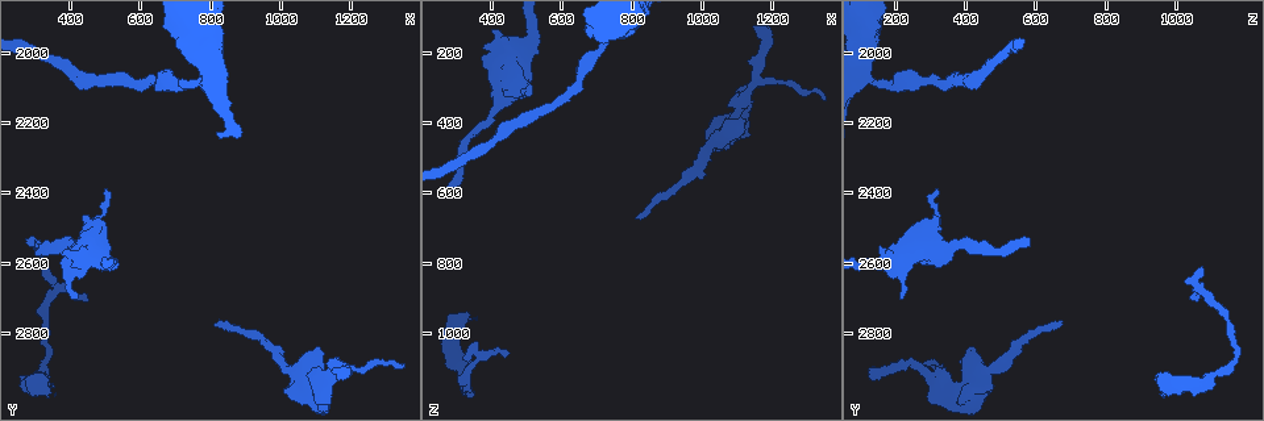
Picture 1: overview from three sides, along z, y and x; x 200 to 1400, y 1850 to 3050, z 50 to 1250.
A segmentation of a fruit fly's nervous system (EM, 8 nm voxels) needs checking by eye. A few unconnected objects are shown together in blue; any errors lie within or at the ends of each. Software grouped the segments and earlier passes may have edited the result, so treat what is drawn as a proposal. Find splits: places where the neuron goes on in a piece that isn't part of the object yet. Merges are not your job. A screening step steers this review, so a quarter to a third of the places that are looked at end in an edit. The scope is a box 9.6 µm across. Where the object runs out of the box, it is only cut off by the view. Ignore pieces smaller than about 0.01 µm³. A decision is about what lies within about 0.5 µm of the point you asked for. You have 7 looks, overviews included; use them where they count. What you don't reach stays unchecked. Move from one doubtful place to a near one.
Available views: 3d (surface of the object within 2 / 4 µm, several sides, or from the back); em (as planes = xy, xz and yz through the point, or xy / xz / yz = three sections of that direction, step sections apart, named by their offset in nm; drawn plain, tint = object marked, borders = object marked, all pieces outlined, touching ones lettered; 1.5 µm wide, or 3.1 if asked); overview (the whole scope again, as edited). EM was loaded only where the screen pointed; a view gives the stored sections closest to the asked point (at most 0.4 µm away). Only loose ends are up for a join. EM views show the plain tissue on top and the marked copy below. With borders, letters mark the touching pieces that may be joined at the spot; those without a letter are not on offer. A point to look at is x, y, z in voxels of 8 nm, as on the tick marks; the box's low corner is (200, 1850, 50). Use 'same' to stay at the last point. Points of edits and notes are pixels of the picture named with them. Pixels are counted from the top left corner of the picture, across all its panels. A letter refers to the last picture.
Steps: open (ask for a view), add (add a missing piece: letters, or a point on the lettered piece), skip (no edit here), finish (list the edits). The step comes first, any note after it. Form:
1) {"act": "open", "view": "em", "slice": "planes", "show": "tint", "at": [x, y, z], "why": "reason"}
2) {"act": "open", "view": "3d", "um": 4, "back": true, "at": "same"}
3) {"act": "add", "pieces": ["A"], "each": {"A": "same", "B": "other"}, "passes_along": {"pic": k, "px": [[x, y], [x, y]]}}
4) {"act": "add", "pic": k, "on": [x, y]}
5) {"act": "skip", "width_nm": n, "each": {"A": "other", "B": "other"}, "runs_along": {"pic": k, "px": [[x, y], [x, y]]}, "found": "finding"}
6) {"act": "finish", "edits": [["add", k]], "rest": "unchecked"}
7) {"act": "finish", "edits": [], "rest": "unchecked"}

{"act": "open", "view": "em", "slice": "yz", "step": 4, "show": "borders", "at": [1140, 2900, 130], "why": "free end"}

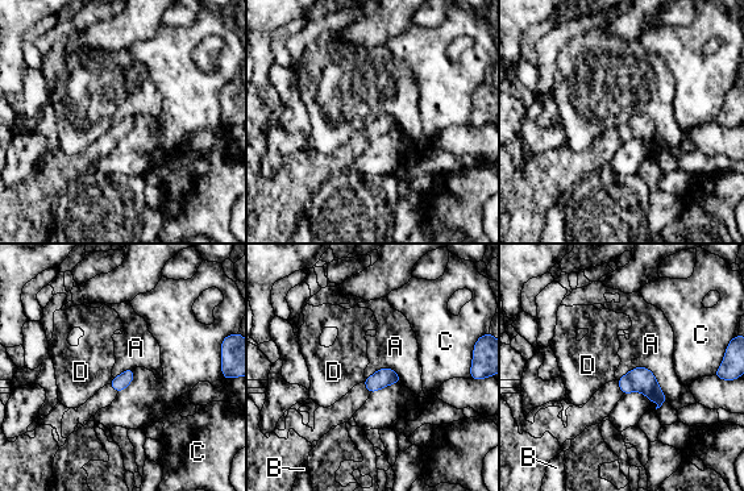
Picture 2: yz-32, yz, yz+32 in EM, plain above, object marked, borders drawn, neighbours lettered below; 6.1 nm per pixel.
{"act": "skip", "longest_contact_nm": ["A", 340], "each": {"A": "other", "B": "other", "C": "other", "D": "other"}, "border": {"pic": 2, "px": [[623, 394], [641, 391], [657, 406]]}, "found": "none of them fits"}

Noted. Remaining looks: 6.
{"act": "open", "view": "em", "slice": "planes", "show": "borders", "at": [280, 2530, 580], "why": "an open end"}

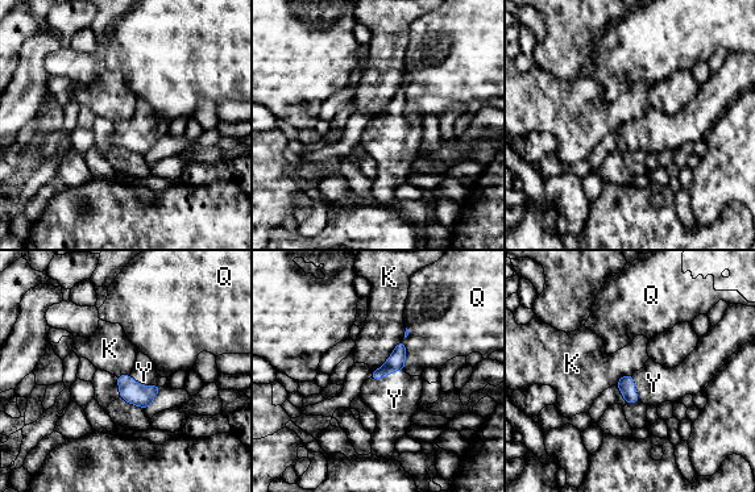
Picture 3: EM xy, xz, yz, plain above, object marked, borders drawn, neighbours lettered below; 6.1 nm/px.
{"act": "add", "pieces": ["Y"], "each": {"K": "other", "Q": "other", "Y": "same"}, "passes_along": {"pic": 3, "px": [[395, 362], [386, 375], [394, 399]]}, "found": "the neuron continues"}

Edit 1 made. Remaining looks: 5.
{"act": "open", "view": "3d", "um": 2, "at": [330, 2610, 1070], "why": "branch stops here"}

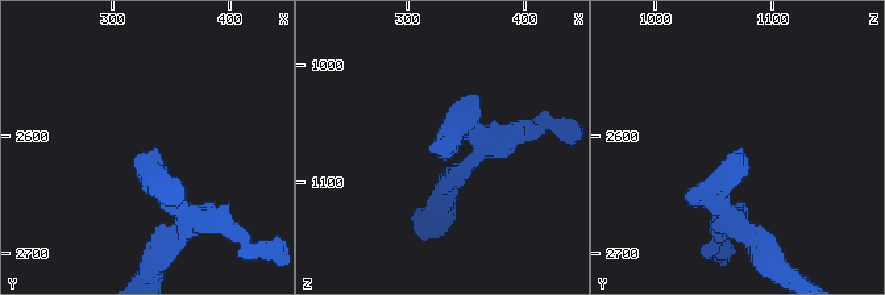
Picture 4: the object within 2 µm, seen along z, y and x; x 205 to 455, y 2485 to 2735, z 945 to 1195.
{"act": "open", "view": "em", "slice": "planes", "show": "borders", "at": [334, 2610, 1074]}

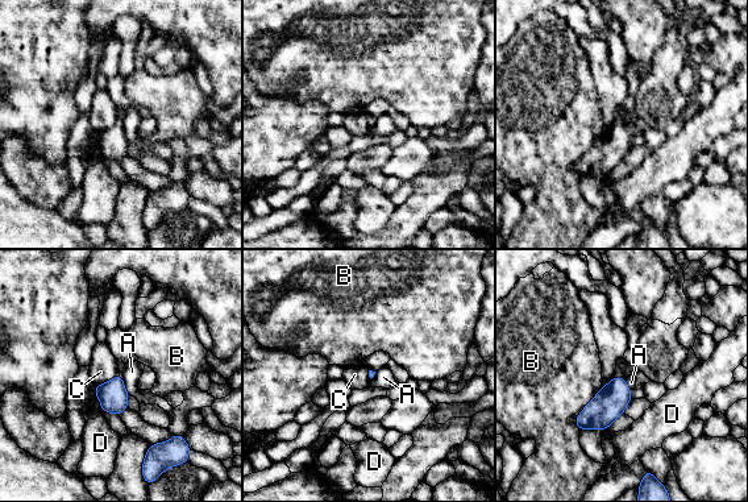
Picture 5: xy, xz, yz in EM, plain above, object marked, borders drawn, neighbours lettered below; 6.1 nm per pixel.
{"act": "skip", "each": {"A": "other", "B": "other", "C": "other", "D": "other"}, "border": {"pic": 5, "px": [[119, 373], [96, 386]]}, "found": "none of them fits"}

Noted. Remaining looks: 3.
{"act": "finish", "edits": [["add", 3]], "rest": "unchecked"}

